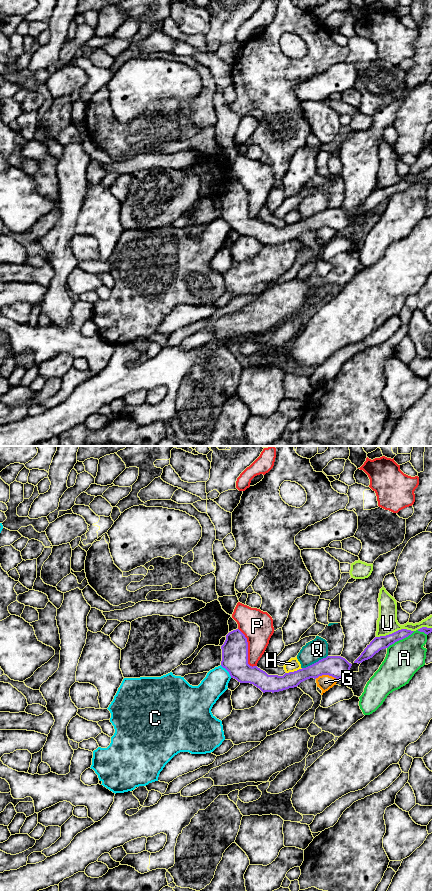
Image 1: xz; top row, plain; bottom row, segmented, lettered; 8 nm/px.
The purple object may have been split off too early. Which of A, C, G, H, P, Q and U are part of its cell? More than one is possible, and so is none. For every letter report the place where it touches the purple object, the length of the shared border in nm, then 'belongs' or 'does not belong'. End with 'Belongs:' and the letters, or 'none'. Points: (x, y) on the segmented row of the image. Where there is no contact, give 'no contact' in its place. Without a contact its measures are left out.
A: xz (400, 639) | 260 nm | does not belong
C: xz (227, 670) | 140 nm | does not belong
G: xz (326, 674) | 180 nm | does not belong
H: xz (294, 671) | 140 nm | does not belong
P: xz (247, 650) | 340 nm | does not belong
Q: xz (314, 663) | 240 nm | does not belong
U: xz (394, 632) | 300 nm | does not belong
Belongs: none

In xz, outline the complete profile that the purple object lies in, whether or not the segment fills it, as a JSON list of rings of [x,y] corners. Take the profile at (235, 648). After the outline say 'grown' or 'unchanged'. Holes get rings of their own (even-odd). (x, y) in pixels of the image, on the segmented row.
[[[239,629],[226,635],[221,649],[221,666],[229,672],[231,678],[240,683],[253,684],[263,693],[274,693],[294,688],[307,679],[316,679],[322,675],[340,679],[349,674],[352,666],[341,656],[327,656],[306,668],[285,673],[283,676],[268,675],[257,666],[252,667],[248,664],[247,638]]] | unchanged

